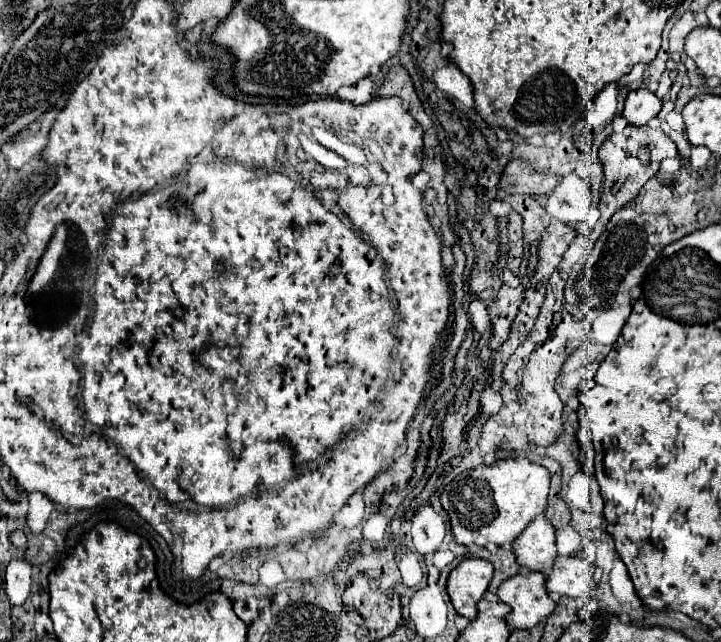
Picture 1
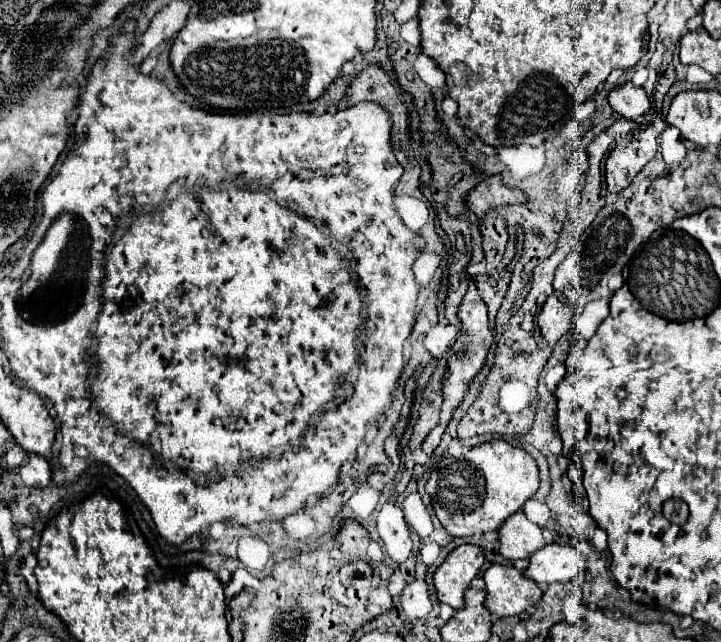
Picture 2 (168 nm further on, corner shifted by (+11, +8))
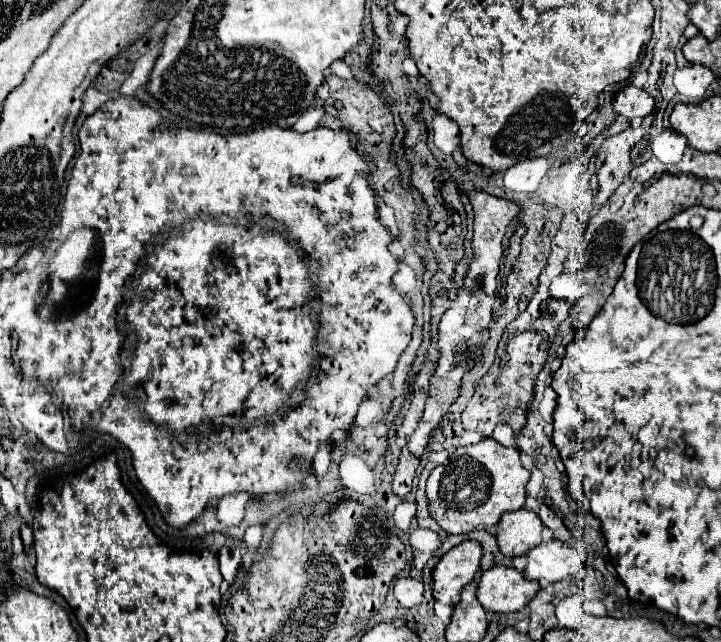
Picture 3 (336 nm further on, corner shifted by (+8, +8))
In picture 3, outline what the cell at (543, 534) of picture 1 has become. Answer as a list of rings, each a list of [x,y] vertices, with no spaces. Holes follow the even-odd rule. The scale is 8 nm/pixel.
[[[527,508],[505,512],[499,520],[499,550],[505,556],[523,556],[531,548],[541,544],[543,522],[539,516]]]

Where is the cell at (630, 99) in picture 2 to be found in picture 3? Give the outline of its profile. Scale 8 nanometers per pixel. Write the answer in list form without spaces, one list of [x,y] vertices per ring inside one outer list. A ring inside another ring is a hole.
[[[631,84],[623,88],[613,100],[613,110],[629,120],[635,116],[645,118],[653,110],[653,106],[655,106],[653,98],[643,88],[635,88]]]

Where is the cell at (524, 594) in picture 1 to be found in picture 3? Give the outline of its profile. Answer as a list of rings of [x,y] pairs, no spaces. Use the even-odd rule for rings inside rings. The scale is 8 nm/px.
[[[493,566],[483,572],[477,586],[477,600],[491,612],[517,612],[537,594],[539,582],[527,580],[525,574],[509,566]]]

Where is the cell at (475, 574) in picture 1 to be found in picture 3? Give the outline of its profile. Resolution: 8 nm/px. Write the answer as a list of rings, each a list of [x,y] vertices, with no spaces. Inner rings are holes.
[[[465,540],[453,546],[441,556],[433,570],[433,596],[435,600],[455,606],[465,584],[469,584],[479,570],[481,544],[475,540]]]

